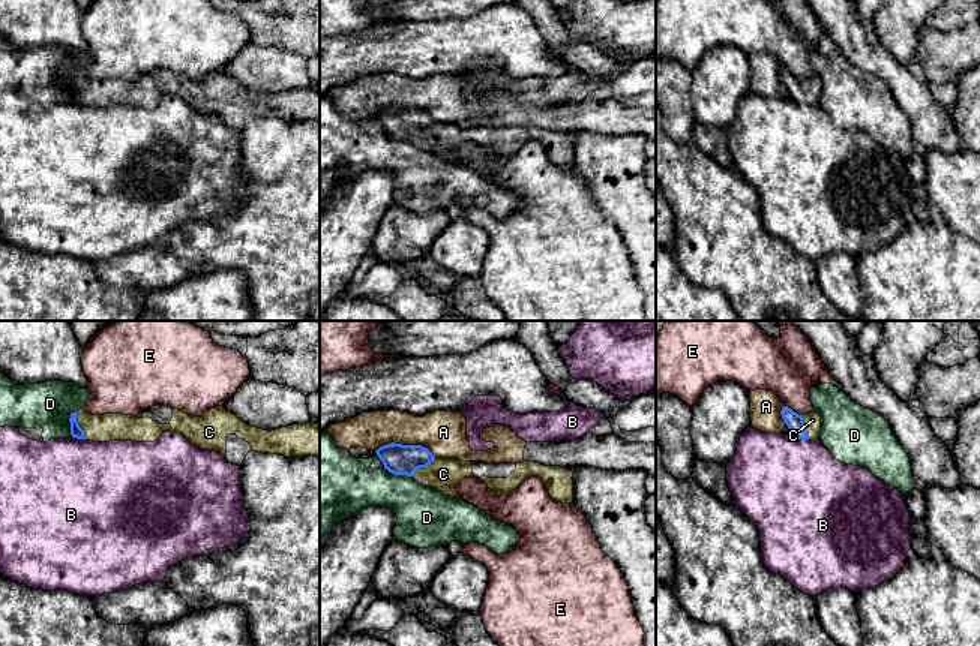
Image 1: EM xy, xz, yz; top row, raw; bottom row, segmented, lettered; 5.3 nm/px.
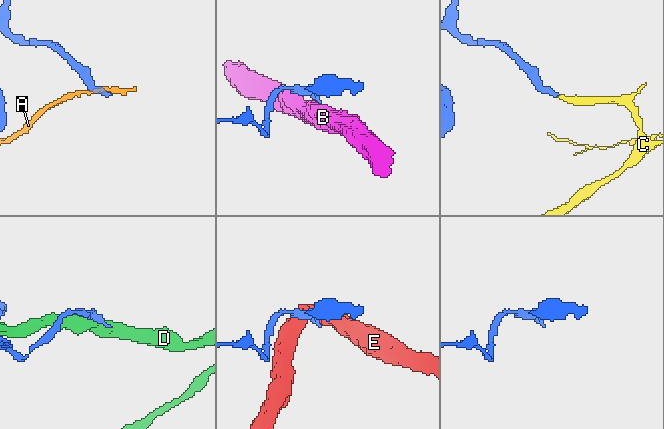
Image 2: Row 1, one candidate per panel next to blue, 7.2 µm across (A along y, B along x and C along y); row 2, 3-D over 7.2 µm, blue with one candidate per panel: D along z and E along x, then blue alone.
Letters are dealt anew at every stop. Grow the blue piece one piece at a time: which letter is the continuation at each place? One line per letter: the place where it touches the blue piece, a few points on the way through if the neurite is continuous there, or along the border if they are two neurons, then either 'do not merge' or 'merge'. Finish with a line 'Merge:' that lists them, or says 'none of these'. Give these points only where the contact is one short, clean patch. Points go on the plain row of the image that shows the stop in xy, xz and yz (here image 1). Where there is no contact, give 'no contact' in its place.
A: contact xz (405, 110); do not merge
B: contact yz (799, 102); border yz (788, 98), (808, 104); do not merge
C: contact xy (78, 89); way xy (77, 96), (78, 89), (107, 92); merge
D: contact xy (71, 87); do not merge
E: contact yz (793, 75); do not merge
Merge: C

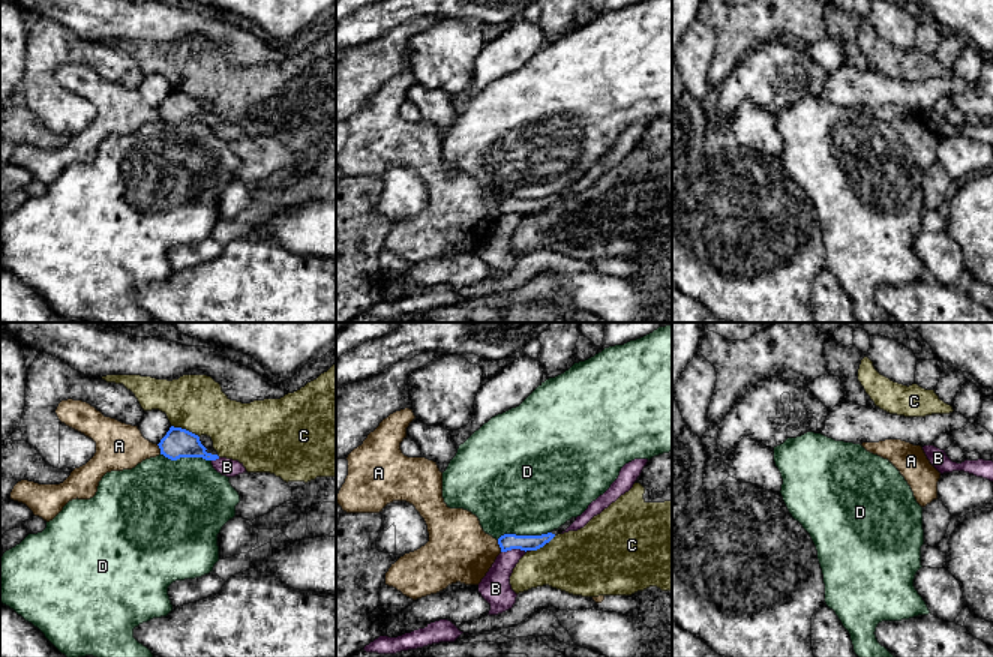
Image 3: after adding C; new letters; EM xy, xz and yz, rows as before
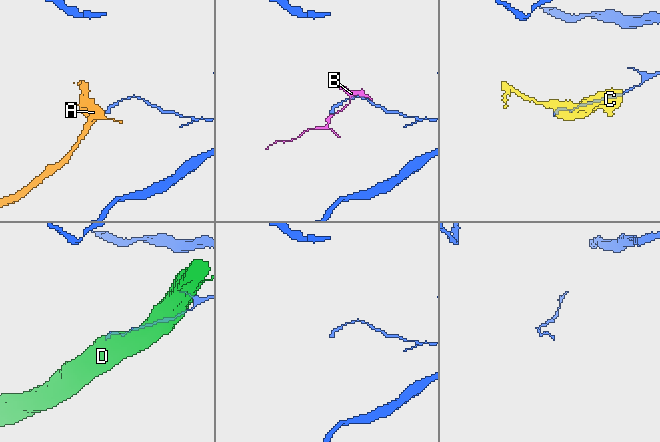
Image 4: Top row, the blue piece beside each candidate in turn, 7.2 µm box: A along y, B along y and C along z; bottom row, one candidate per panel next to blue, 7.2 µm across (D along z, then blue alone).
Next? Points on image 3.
A: contact xz (500, 210); border xz (497, 204), (501, 215); do not merge
B: contact xz (515, 212); do not merge
C: contact xy (185, 93); do not merge
D: contact xz (522, 200); do not merge
Merge: none of these

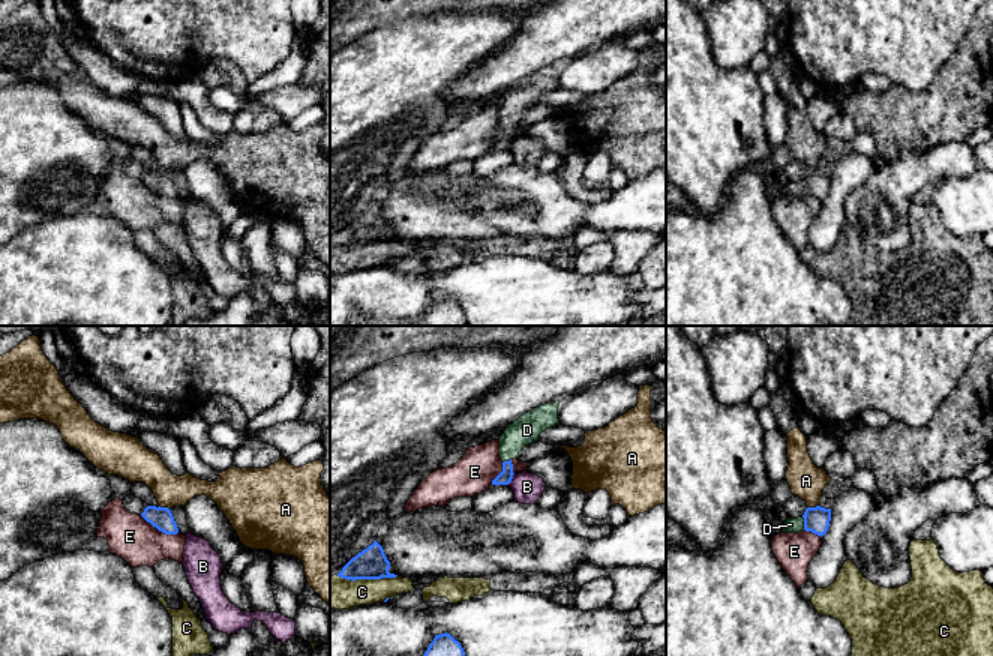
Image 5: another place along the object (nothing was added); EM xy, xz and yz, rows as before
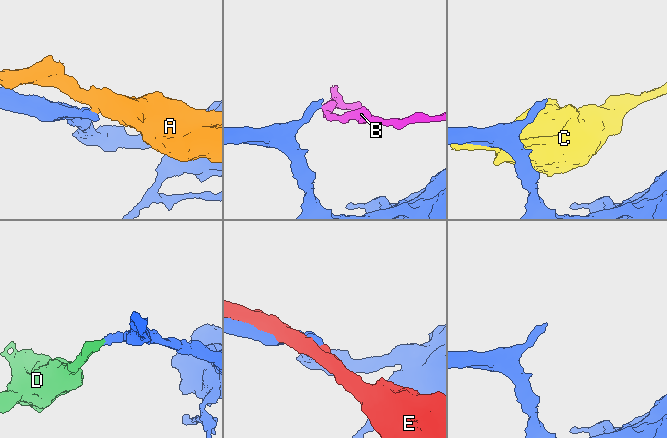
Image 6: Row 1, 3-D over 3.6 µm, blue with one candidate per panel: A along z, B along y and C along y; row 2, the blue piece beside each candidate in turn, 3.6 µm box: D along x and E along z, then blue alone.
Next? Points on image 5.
A: contact xy (164, 171); border xy (159, 168), (168, 173); do not merge
B: contact xz (512, 141); border xz (513, 137), (507, 147); do not merge
C: contact xz (366, 242); do not merge
D: contact yz (804, 186); way yz (816, 183), (804, 186), (791, 188); merge
E: contact xy (159, 194); do not merge
Merge: D

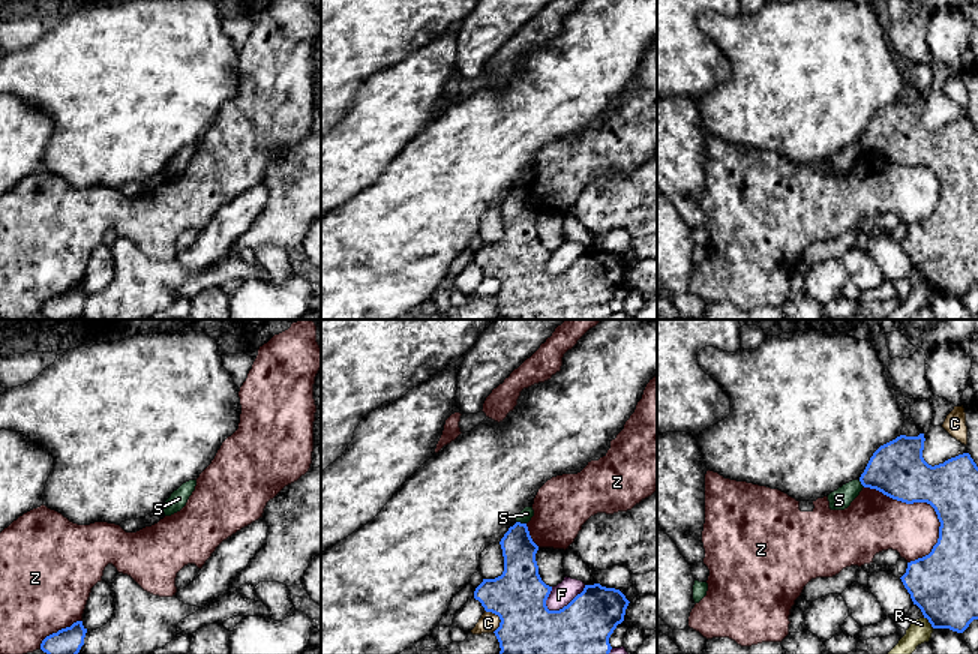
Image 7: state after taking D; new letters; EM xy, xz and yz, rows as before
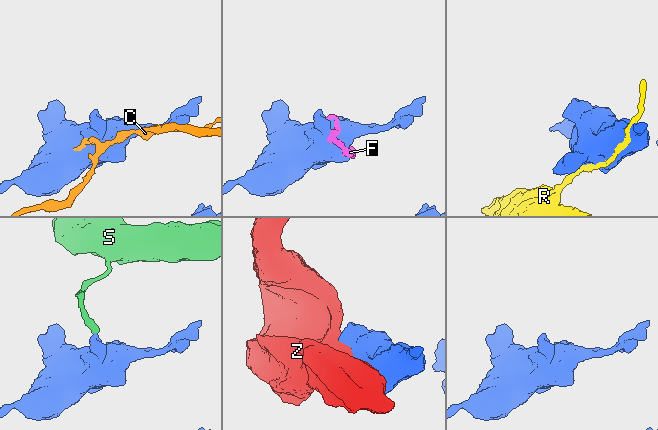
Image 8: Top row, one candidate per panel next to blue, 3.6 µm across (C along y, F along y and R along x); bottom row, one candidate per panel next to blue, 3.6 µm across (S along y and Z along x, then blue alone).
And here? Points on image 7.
C: contact xz (500, 282); do not merge
F: contact xz (567, 269); do not merge
R: contact yz (929, 285); do not merge
S: contact xz (519, 186); do not merge
Z: contact yz (923, 165); do not merge
Merge: none of these

